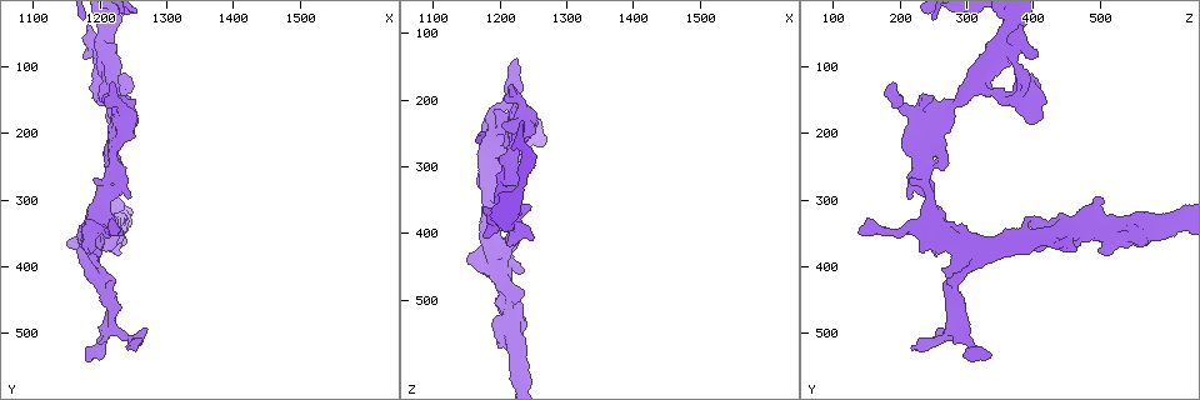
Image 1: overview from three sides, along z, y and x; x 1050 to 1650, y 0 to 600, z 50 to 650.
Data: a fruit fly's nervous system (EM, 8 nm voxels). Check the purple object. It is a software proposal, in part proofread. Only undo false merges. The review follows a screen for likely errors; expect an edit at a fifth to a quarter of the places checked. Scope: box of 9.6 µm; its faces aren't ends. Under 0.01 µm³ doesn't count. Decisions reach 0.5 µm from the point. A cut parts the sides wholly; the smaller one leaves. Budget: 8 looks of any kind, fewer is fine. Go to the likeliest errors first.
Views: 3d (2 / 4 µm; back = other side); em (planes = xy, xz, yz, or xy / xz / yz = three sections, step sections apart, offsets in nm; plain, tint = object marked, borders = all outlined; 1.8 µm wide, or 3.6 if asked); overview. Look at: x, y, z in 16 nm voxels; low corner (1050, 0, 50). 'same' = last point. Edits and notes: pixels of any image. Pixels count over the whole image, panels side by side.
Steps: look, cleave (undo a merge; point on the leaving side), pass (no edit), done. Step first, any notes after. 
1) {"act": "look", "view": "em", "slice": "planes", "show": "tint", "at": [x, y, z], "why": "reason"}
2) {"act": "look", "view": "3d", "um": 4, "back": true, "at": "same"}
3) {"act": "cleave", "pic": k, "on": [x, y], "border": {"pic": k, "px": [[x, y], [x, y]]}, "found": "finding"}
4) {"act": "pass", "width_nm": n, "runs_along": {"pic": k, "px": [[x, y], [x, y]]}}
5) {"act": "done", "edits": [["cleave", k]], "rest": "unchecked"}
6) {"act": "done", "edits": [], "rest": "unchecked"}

{"act": "look", "view": "em", "um": 3.6, "slice": "planes", "show": "tint", "at": [1225, 170, 265], "why": "abrupt turn"}

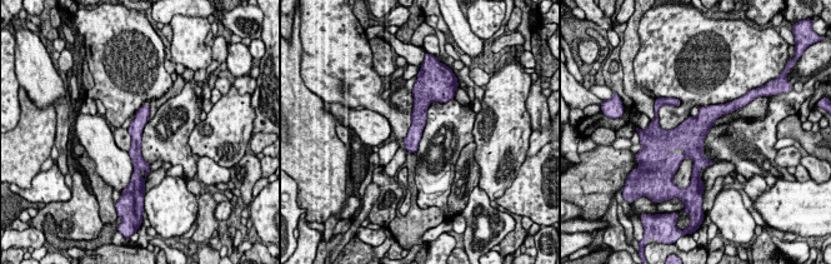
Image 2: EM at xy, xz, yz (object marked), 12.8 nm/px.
{"act": "pass", "runs_along": {"pic": 2, "px": [[145, 108], [136, 125], [139, 168]]}, "found": "continuous, no second neuron"}

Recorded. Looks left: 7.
{"act": "look", "view": "3d", "um": 2, "at": [1215, 335, 555], "why": "four or more arms meet"}

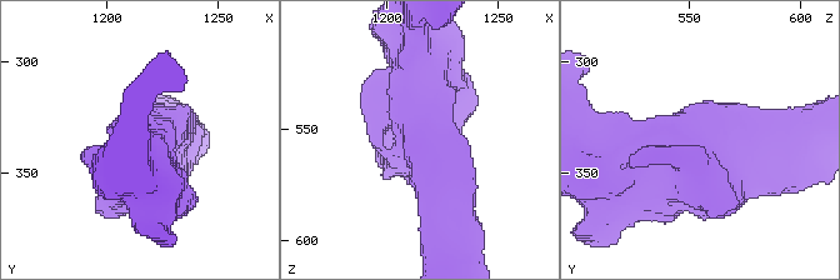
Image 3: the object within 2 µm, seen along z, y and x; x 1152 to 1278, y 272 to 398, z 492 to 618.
{"act": "look", "view": "em", "um": 3.6, "slice": "planes", "show": "tint", "at": [1218, 331, 556], "why": "shape alone is not enough"}

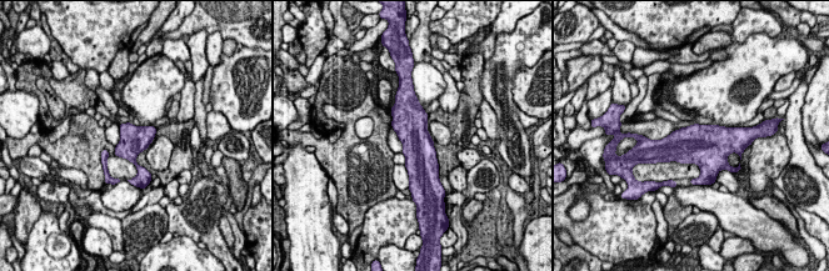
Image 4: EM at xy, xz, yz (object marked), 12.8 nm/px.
{"act": "pass", "width_nm": 360, "found": "all the same neuron"}

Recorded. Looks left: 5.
{"act": "look", "view": "em", "slice": "planes", "show": "borders", "at": [1195, 305, 245], "why": "branch point"}

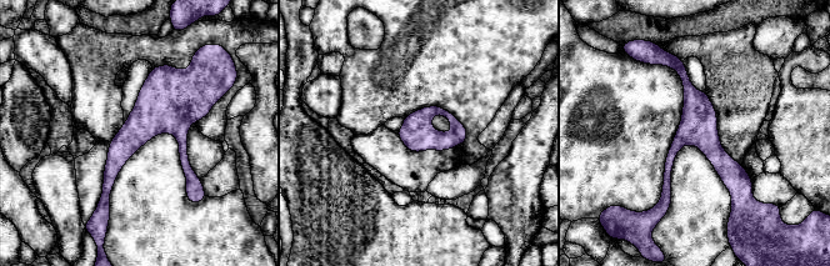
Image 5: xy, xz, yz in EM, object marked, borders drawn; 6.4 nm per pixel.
{"act": "pass", "runs_along": {"pic": 5, "px": [[673, 63], [735, 197]]}, "found": "one neuron here"}

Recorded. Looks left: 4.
{"act": "done", "edits": [], "rest": "unchecked"}

